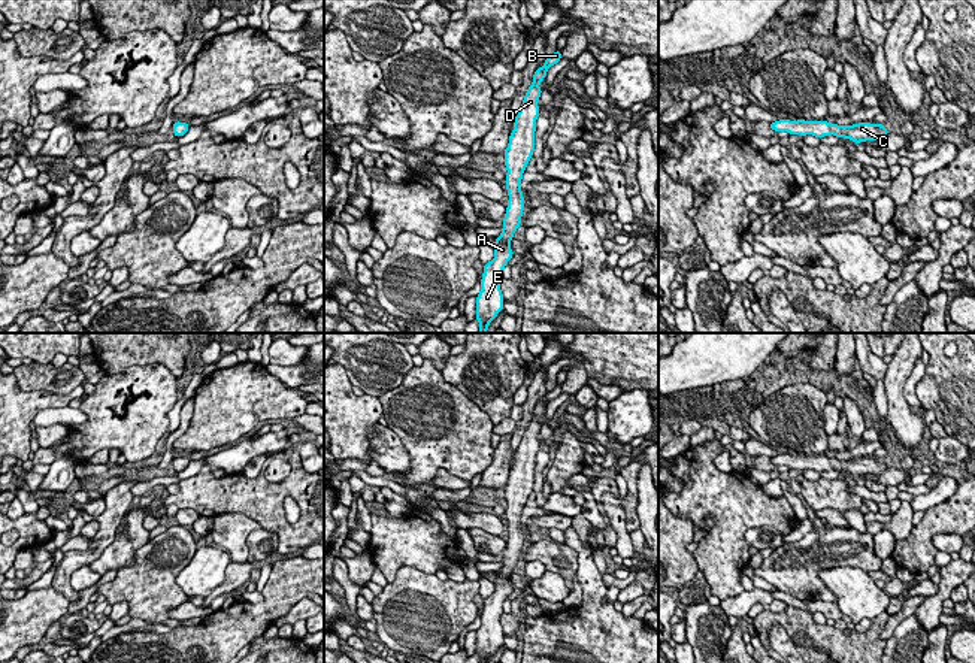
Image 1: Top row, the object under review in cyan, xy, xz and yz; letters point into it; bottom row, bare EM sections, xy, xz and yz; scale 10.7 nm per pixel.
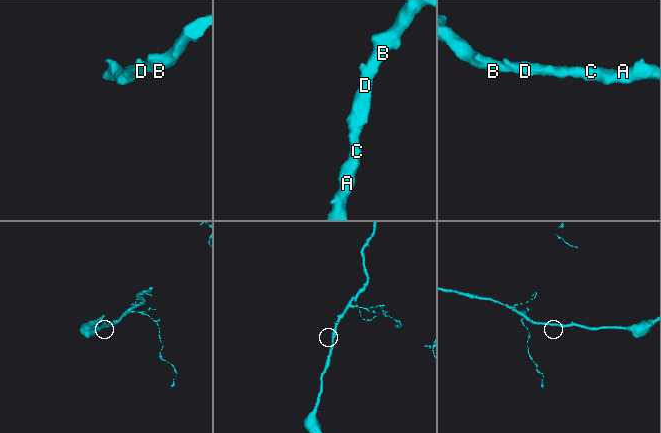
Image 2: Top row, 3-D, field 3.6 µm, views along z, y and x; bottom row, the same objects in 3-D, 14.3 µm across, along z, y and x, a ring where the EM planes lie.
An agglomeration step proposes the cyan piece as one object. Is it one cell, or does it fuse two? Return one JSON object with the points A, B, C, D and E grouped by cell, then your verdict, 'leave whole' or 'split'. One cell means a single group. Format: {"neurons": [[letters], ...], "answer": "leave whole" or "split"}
{"neurons": [["A", "B", "C", "D", "E"]], "answer": "leave whole"}

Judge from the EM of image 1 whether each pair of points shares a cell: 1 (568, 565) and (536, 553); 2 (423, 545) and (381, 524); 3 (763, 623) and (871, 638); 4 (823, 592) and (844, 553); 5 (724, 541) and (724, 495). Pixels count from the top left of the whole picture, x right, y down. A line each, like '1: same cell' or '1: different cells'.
1: same cell
2: same cell
3: same cell
4: same cell
5: same cell

